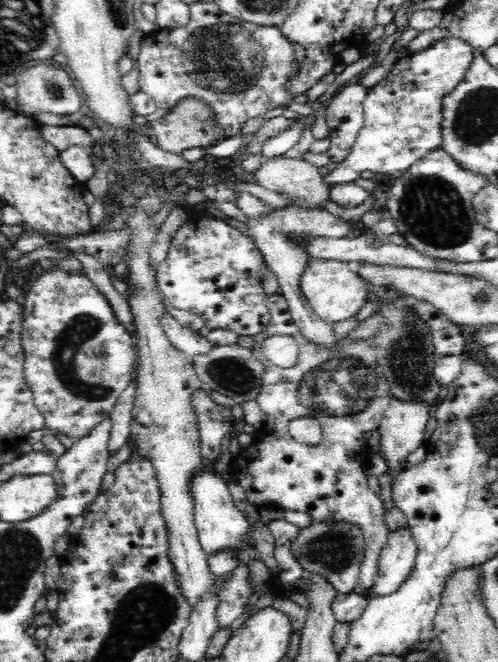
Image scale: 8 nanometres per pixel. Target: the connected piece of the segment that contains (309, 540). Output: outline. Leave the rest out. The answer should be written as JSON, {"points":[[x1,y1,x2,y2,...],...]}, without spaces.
{"points":[[319,522,300,527,298,536,291,544,292,556,304,568,306,574,320,575,339,593,353,592,358,585,360,564,364,556,364,533,350,522]]}

